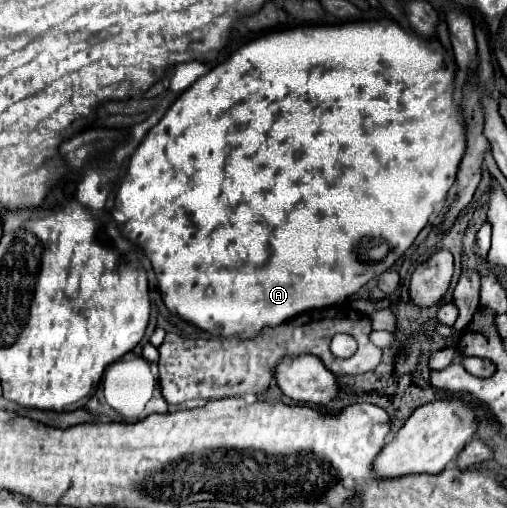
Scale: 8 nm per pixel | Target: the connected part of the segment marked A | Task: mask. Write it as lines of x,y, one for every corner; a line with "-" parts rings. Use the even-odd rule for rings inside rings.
390,19
354,21
354,23
344,23
344,25
314,25
314,27
304,25
304,27
272,31
272,33
266,33
262,37
256,37
250,43
242,45
230,59
216,65
212,71
208,71
204,77
200,77
196,83
192,83
190,89
186,89
172,103
172,107
166,111
166,115
160,119
160,123
154,125
146,133
140,147
130,157
130,163
128,163
128,169
126,169
124,177
118,183
118,189
116,189
116,195
114,195
114,207
110,211
112,219
118,223
118,229
126,239
130,239
134,245
138,243
138,247
142,251
148,251
148,257
152,261
154,273
156,273
156,279
158,279
158,289
162,293
162,299
164,299
166,307
172,313
178,313
182,319
194,323
196,327
200,327
200,329
204,329
204,331
208,331
212,335
218,335
218,337
230,337
230,335
254,337
254,333
260,333
262,327
280,325
282,321
288,321
288,317
300,315
300,313
310,311
310,309
322,309
322,307
344,303
352,293
356,293
360,289
360,285
366,285
374,275
388,271
404,255
404,251
412,245
412,241
418,237
418,233
426,227
430,215
434,213
436,203
442,203
446,199
448,189
452,187
452,183
456,179
458,165
460,165
460,161
464,157
464,149
466,149
466,123
464,123
460,103
454,101
454,91
456,91
454,75
456,75
456,61
452,59
452,53
442,53
442,47
440,47
438,41
430,43
428,39
402,29
400,25
396,25

